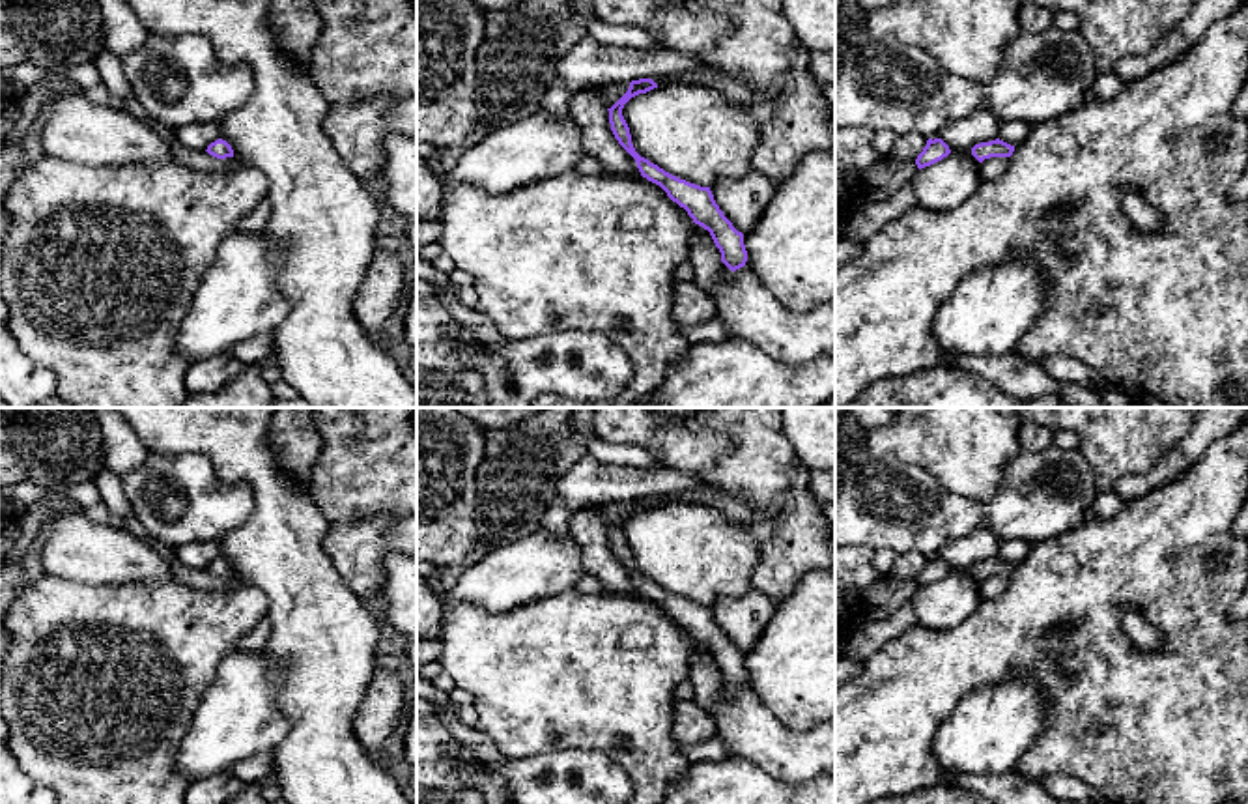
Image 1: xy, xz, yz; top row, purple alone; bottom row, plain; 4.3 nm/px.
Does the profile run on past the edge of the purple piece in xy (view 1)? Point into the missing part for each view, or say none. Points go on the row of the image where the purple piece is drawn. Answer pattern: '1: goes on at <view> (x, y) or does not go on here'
1: does not go on here

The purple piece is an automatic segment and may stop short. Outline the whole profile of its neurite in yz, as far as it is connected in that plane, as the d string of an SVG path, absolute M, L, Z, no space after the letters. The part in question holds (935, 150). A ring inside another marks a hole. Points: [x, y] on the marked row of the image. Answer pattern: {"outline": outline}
{"outline": "M929 138L923 151L917 155L915 165L921 170L925 166L930 166L930 165L942 161L949 153L951 153L951 150L942 138L934 138L934 140Z"}

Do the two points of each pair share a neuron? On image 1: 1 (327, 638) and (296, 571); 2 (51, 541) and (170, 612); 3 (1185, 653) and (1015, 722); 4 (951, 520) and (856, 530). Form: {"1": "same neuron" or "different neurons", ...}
{"1": "same neuron", "2": "different neurons", "3": "different neurons", "4": "same neuron"}

